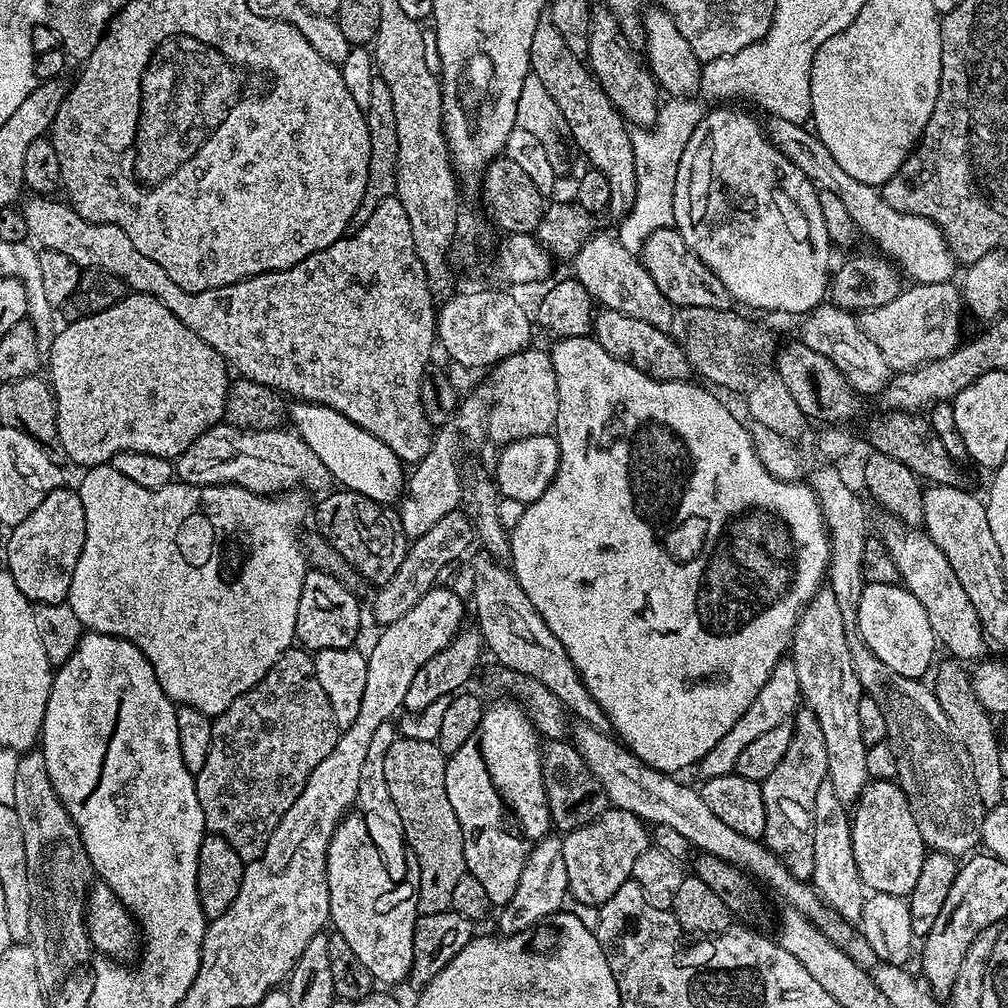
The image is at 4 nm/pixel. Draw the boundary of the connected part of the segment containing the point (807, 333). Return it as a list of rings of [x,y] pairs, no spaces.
[[[828,302],[811,309],[807,316],[809,317],[803,322],[800,333],[803,343],[828,358],[859,395],[883,393],[891,379],[892,369],[874,340],[865,334],[859,319],[853,313]]]

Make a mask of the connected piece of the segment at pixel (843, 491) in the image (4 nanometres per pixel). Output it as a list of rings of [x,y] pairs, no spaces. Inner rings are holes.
[[[839,467],[816,468],[812,472],[810,487],[820,504],[828,535],[832,541],[832,552],[828,556],[826,584],[838,602],[849,642],[850,656],[854,670],[861,680],[863,691],[886,714],[887,743],[893,750],[897,774],[895,780],[907,796],[911,813],[914,814],[918,832],[927,849],[950,854],[957,858],[969,855],[981,843],[980,826],[986,813],[975,783],[970,758],[964,744],[958,740],[955,730],[938,706],[938,698],[931,687],[924,685],[923,679],[902,678],[874,658],[874,654],[864,645],[860,631],[856,628],[856,611],[864,589],[862,574],[862,550],[870,535],[868,512],[856,492],[840,477]]]

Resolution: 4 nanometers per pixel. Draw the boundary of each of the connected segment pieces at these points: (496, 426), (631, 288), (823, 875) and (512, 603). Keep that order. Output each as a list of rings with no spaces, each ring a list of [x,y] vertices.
[[[536,346],[510,354],[495,365],[496,401],[491,401],[488,410],[486,436],[496,446],[503,446],[531,436],[549,435],[556,427],[558,414],[558,382],[554,374],[552,357]]]
[[[603,230],[597,231],[576,251],[574,263],[574,279],[586,286],[597,305],[618,310],[618,314],[626,314],[642,322],[650,322],[650,326],[655,328],[668,330],[673,327],[673,304],[668,301],[666,294],[662,294],[662,290],[658,290],[658,286],[654,286],[654,278],[650,278],[637,253],[626,250],[615,235],[607,236]]]
[[[827,779],[818,786],[818,798],[814,800],[814,874],[810,883],[841,919],[859,921],[866,889],[854,862],[850,812],[845,804],[838,802],[838,794],[834,794],[834,786]]]
[[[479,555],[472,560],[472,568],[476,571],[476,581],[472,584],[472,600],[476,603],[475,623],[487,651],[492,651],[495,663],[501,668],[518,670],[518,674],[538,678],[538,682],[542,682],[550,694],[557,696],[577,721],[588,723],[594,730],[608,732],[608,715],[601,710],[598,702],[594,702],[590,690],[586,690],[574,662],[570,662],[570,654],[566,654],[566,646],[554,638],[550,626],[546,626],[538,610],[534,610],[534,602],[526,598],[526,590],[522,590],[517,582],[515,572],[490,555]]]

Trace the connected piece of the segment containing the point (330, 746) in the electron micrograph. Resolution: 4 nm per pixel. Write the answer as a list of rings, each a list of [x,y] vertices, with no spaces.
[[[300,646],[287,648],[254,687],[234,698],[225,712],[213,719],[210,754],[206,754],[206,766],[195,773],[205,829],[211,835],[226,838],[238,850],[238,858],[246,862],[257,860],[286,810],[298,802],[298,794],[302,794],[310,774],[314,774],[314,766],[334,750],[341,731],[334,722],[330,698],[318,683],[313,653]]]

